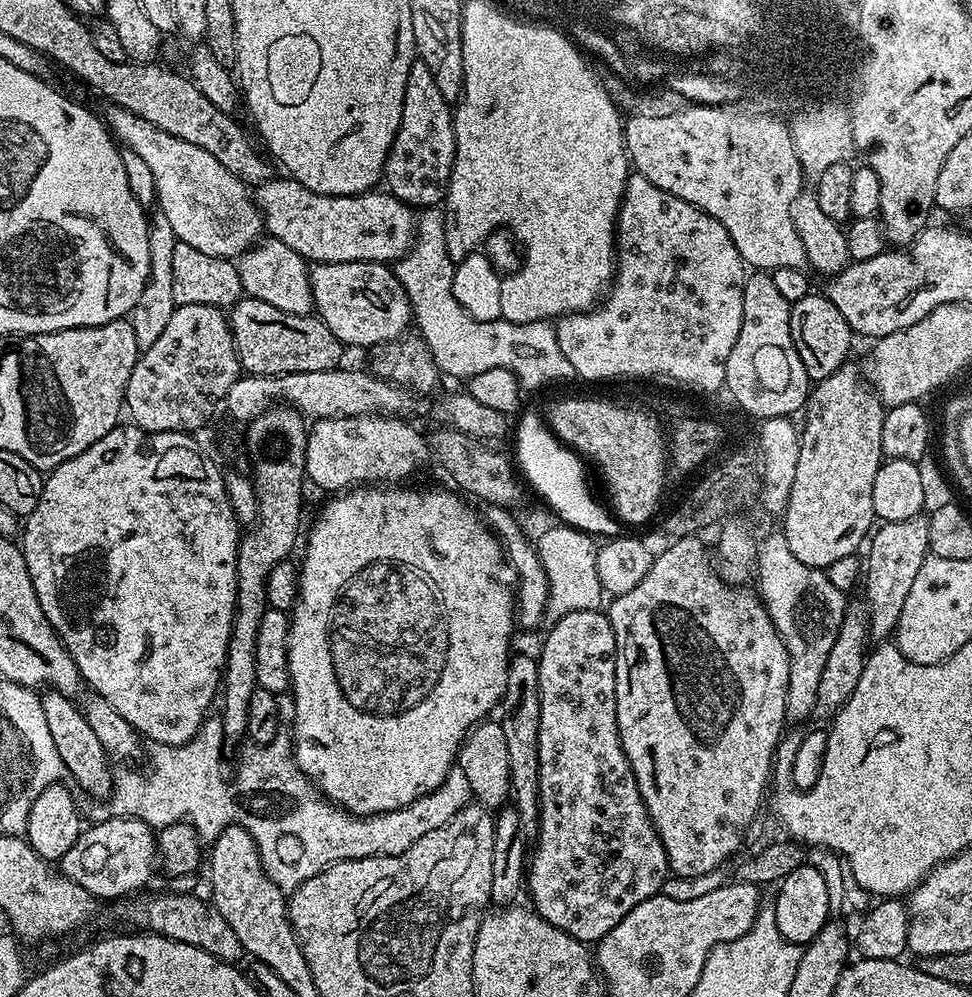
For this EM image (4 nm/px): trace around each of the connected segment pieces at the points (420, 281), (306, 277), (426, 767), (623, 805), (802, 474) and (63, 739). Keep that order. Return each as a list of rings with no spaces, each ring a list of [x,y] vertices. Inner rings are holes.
[[[436,206],[425,208],[419,213],[416,221],[416,243],[402,259],[395,261],[394,271],[412,303],[414,324],[415,327],[420,327],[418,335],[424,345],[431,350],[436,367],[445,377],[457,376],[460,382],[466,382],[474,374],[505,368],[519,378],[521,389],[528,390],[528,388],[544,388],[547,384],[556,384],[559,380],[573,379],[576,376],[574,366],[570,366],[566,354],[562,354],[562,346],[558,346],[556,329],[549,321],[515,324],[503,318],[494,321],[476,321],[471,317],[451,292],[453,269],[454,262],[446,250],[444,213]]]
[[[272,237],[263,239],[243,253],[237,261],[239,278],[247,296],[258,298],[286,313],[309,315],[313,311],[313,292],[308,262],[284,242]]]
[[[357,486],[357,487],[355,487],[355,488],[353,488],[353,489],[351,489],[351,490],[348,490],[348,491],[345,491],[345,492],[344,492],[344,493],[343,493],[343,494],[336,494],[336,495],[333,495],[333,496],[332,496],[332,497],[331,497],[331,499],[329,499],[329,500],[332,500],[332,501],[330,501],[330,502],[329,502],[329,504],[328,504],[328,505],[326,505],[326,506],[325,506],[325,508],[324,508],[324,513],[322,513],[322,514],[321,514],[321,516],[320,516],[320,517],[318,517],[318,518],[317,518],[317,520],[316,520],[316,521],[314,521],[314,522],[313,522],[313,524],[312,524],[312,529],[310,529],[310,530],[309,530],[309,532],[308,532],[308,529],[307,529],[307,532],[306,532],[306,540],[307,540],[307,536],[308,536],[308,545],[306,545],[306,546],[305,546],[305,548],[304,548],[304,561],[302,561],[302,562],[301,562],[301,561],[299,561],[299,564],[298,564],[298,595],[297,595],[297,597],[296,597],[296,599],[295,599],[295,601],[294,601],[294,603],[293,603],[293,605],[292,605],[292,610],[291,610],[291,613],[290,613],[290,623],[289,623],[289,626],[288,626],[288,675],[287,675],[287,677],[288,677],[288,679],[289,679],[289,681],[290,681],[290,697],[291,697],[291,696],[292,696],[292,700],[293,700],[293,702],[294,702],[294,703],[296,703],[296,717],[294,717],[294,718],[293,718],[293,720],[292,720],[292,740],[291,740],[291,739],[290,739],[290,744],[291,744],[291,749],[292,749],[292,755],[293,755],[293,756],[295,756],[295,758],[296,758],[296,765],[297,765],[297,766],[298,766],[298,767],[299,767],[299,768],[301,768],[301,769],[302,769],[302,770],[303,770],[303,771],[304,771],[304,775],[305,775],[305,776],[307,776],[307,777],[308,777],[308,779],[309,779],[309,780],[311,780],[311,781],[313,781],[313,782],[314,782],[314,783],[315,783],[315,785],[316,785],[316,787],[317,787],[317,788],[319,788],[319,789],[320,789],[320,791],[321,791],[321,793],[323,793],[323,795],[325,795],[325,796],[327,796],[327,797],[328,797],[328,799],[329,799],[329,800],[331,800],[331,801],[332,801],[332,803],[333,803],[333,804],[335,804],[335,805],[337,805],[337,806],[339,806],[339,807],[341,807],[341,808],[343,808],[343,809],[345,809],[345,810],[347,810],[347,811],[349,811],[349,812],[351,812],[351,813],[352,813],[352,815],[354,815],[354,816],[379,816],[379,815],[381,815],[381,814],[383,814],[383,813],[386,813],[386,812],[393,812],[393,811],[394,811],[394,810],[398,810],[398,809],[399,809],[399,808],[405,808],[405,806],[407,806],[407,804],[412,804],[412,803],[413,803],[413,802],[414,802],[414,801],[415,801],[415,800],[417,800],[417,799],[418,799],[418,798],[422,798],[422,797],[423,797],[423,796],[425,796],[425,795],[426,795],[426,794],[430,794],[430,793],[431,793],[431,792],[432,792],[432,791],[433,791],[433,790],[435,790],[435,789],[436,789],[436,788],[440,788],[440,787],[441,787],[441,786],[442,786],[442,782],[443,782],[443,781],[444,781],[444,780],[445,780],[445,779],[446,779],[446,778],[447,778],[447,777],[448,777],[448,771],[450,771],[450,769],[452,769],[452,767],[453,767],[453,766],[454,766],[454,765],[455,765],[455,764],[456,764],[456,763],[457,763],[457,760],[458,760],[458,757],[459,757],[459,755],[460,755],[460,745],[461,745],[461,744],[463,744],[463,743],[464,743],[464,737],[465,737],[465,736],[467,736],[467,735],[468,735],[468,732],[469,732],[469,730],[471,730],[471,729],[472,729],[472,728],[473,728],[473,726],[475,726],[475,724],[478,724],[478,723],[480,723],[480,721],[481,721],[481,720],[483,720],[483,719],[485,719],[485,717],[487,717],[487,716],[488,716],[488,715],[489,715],[489,713],[491,713],[491,712],[488,712],[488,711],[490,711],[490,710],[491,710],[491,708],[492,708],[492,711],[493,711],[493,709],[495,709],[495,708],[496,708],[496,707],[497,707],[497,705],[499,705],[499,703],[500,703],[500,699],[501,699],[501,698],[502,698],[502,694],[503,694],[503,693],[504,693],[504,691],[505,691],[505,690],[506,690],[506,674],[507,674],[507,673],[508,673],[508,662],[509,662],[509,659],[510,659],[510,651],[509,651],[509,652],[508,652],[508,647],[510,647],[510,646],[511,646],[511,644],[512,644],[512,626],[513,626],[513,627],[514,627],[514,588],[513,588],[513,585],[512,585],[512,584],[511,584],[511,583],[510,583],[510,585],[508,585],[508,576],[509,576],[509,578],[510,578],[510,567],[509,567],[509,563],[508,563],[508,561],[507,561],[507,560],[506,560],[506,559],[505,559],[505,557],[504,557],[504,551],[503,551],[503,549],[502,549],[502,548],[501,548],[501,546],[500,546],[500,543],[499,543],[499,541],[498,541],[498,540],[497,540],[497,536],[496,536],[496,533],[495,533],[495,532],[493,532],[493,531],[492,531],[492,530],[491,530],[491,529],[490,529],[490,528],[489,528],[489,527],[488,527],[488,525],[486,525],[486,524],[485,524],[485,520],[484,520],[484,517],[483,517],[483,515],[481,515],[481,513],[480,513],[480,512],[479,512],[479,511],[477,511],[477,510],[476,510],[476,512],[475,512],[475,510],[474,510],[474,509],[472,509],[472,508],[471,508],[471,506],[470,506],[470,505],[468,505],[468,504],[467,504],[467,502],[468,502],[468,503],[469,503],[469,501],[468,501],[468,500],[467,500],[467,499],[465,499],[465,497],[464,497],[464,496],[463,496],[463,495],[461,495],[461,493],[460,493],[460,492],[459,492],[459,491],[456,491],[456,490],[453,490],[453,489],[452,489],[452,488],[451,488],[451,487],[448,487],[448,488],[449,488],[449,489],[448,489],[448,488],[404,488],[404,487],[408,487],[408,486]]]
[[[588,609],[576,610],[573,613],[566,614],[555,624],[547,629],[548,637],[544,640],[544,649],[538,655],[538,690],[540,691],[540,725],[538,726],[538,758],[540,759],[540,834],[535,837],[536,853],[531,853],[530,867],[526,872],[526,888],[529,892],[532,891],[531,907],[539,914],[546,922],[550,922],[550,926],[558,926],[558,930],[562,930],[566,934],[570,934],[574,938],[585,942],[599,942],[603,936],[610,934],[610,930],[614,930],[614,926],[618,926],[618,922],[622,922],[622,918],[626,918],[626,914],[630,914],[630,910],[634,910],[634,906],[638,906],[642,902],[646,902],[646,898],[657,895],[661,891],[660,888],[664,884],[664,879],[670,876],[668,866],[668,855],[660,841],[660,835],[656,832],[656,827],[652,824],[652,819],[648,816],[646,806],[640,797],[640,791],[636,785],[634,774],[630,770],[630,764],[626,758],[622,746],[620,745],[620,735],[618,734],[618,718],[616,717],[616,639],[614,638],[614,630],[610,626],[607,615],[603,611]]]
[[[846,362],[841,368],[834,370],[834,374],[830,374],[825,380],[815,381],[806,405],[808,417],[805,418],[804,428],[802,424],[802,431],[799,433],[798,470],[794,470],[794,486],[790,486],[790,498],[786,502],[786,510],[782,513],[782,520],[784,520],[782,533],[786,538],[786,546],[790,548],[795,558],[806,566],[827,570],[834,562],[838,562],[838,558],[856,556],[859,548],[861,551],[862,545],[869,539],[874,528],[874,477],[878,475],[882,463],[881,436],[885,411],[885,405],[880,403],[879,395],[870,387],[861,369],[857,365],[855,368],[852,362]]]
[[[53,690],[39,693],[42,714],[46,714],[46,727],[50,729],[50,738],[54,738],[54,750],[58,750],[58,758],[62,758],[65,773],[73,776],[84,792],[92,796],[111,797],[114,787],[114,772],[108,769],[110,759],[98,742],[97,735],[84,717],[83,711],[75,704],[77,701],[70,696]]]

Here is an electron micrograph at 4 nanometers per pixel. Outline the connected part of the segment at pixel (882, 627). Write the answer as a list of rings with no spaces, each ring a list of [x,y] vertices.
[[[921,514],[915,516],[914,518],[906,518],[902,522],[884,522],[879,525],[871,533],[870,539],[866,544],[866,552],[868,548],[868,565],[865,563],[862,568],[862,584],[864,580],[864,596],[868,599],[868,604],[866,603],[866,615],[868,618],[868,635],[871,637],[873,641],[876,642],[884,642],[889,639],[895,633],[896,623],[898,622],[898,618],[902,614],[902,606],[906,606],[906,597],[910,595],[910,586],[914,586],[914,577],[918,574],[918,570],[922,568],[922,562],[924,559],[930,555],[928,551],[928,518],[927,515]]]

